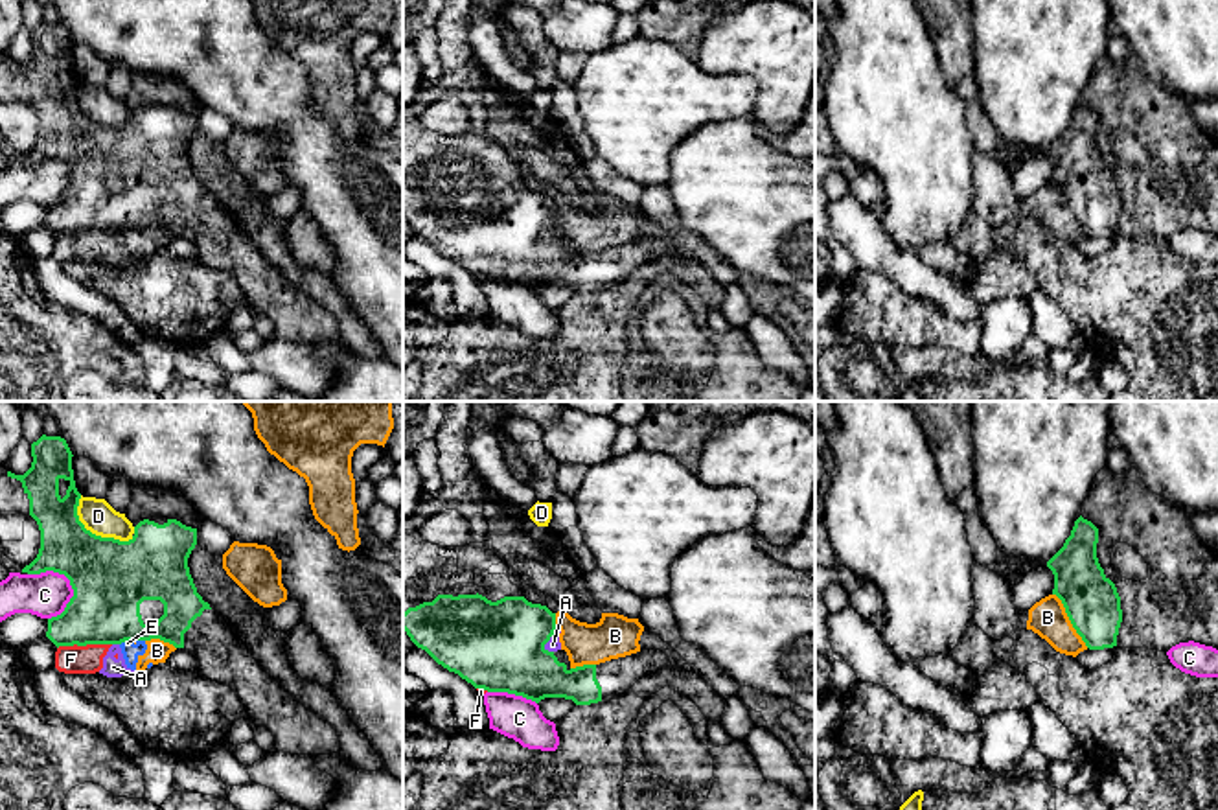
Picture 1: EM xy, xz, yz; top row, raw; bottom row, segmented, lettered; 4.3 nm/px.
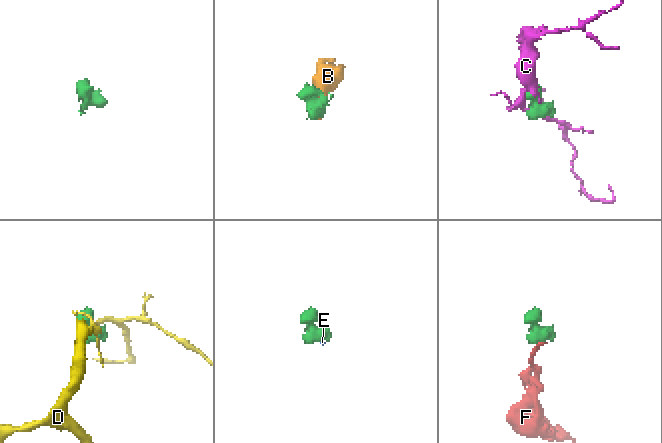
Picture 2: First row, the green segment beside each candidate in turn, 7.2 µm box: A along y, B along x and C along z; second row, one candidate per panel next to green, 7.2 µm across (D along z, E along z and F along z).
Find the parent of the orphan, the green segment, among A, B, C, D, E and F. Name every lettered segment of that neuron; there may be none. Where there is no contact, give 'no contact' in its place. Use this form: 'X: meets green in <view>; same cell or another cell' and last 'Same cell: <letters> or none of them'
A: meets green in xz; another cell
B: meets green in yz; another cell
C: meets green in xy; another cell
D: meets green in xy; another cell
E: meets green in xy; another cell
F: meets green in xy; another cell
Same cell: none of them

